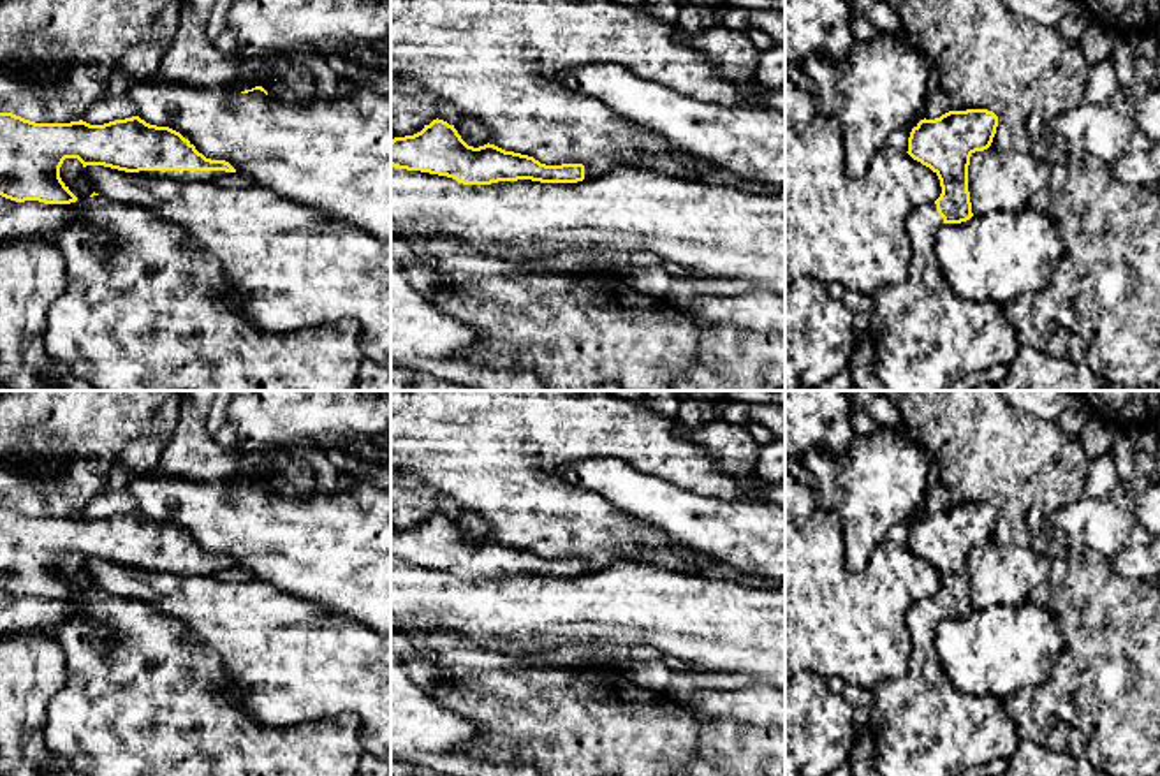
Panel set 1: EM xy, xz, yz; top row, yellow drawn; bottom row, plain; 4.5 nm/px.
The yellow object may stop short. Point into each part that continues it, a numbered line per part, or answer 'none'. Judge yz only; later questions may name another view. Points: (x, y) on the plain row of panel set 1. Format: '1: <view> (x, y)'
1: yz (921, 725)

